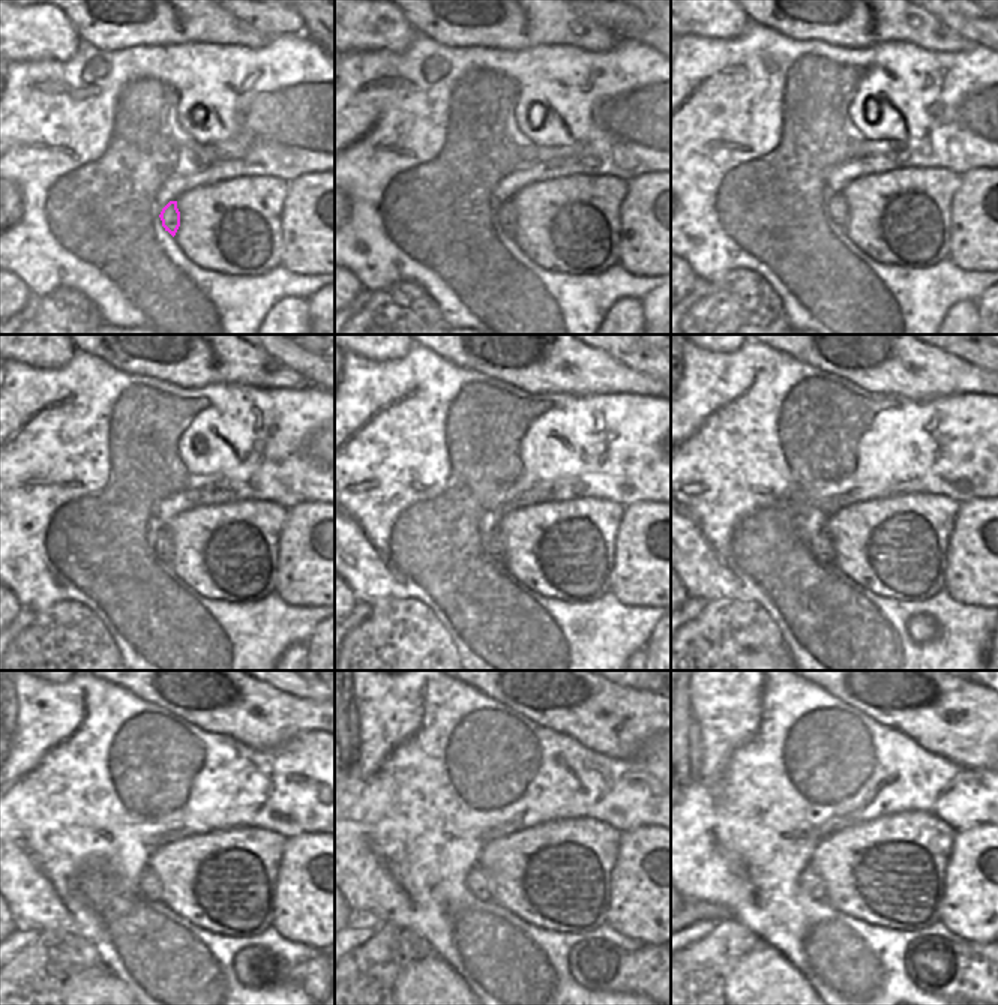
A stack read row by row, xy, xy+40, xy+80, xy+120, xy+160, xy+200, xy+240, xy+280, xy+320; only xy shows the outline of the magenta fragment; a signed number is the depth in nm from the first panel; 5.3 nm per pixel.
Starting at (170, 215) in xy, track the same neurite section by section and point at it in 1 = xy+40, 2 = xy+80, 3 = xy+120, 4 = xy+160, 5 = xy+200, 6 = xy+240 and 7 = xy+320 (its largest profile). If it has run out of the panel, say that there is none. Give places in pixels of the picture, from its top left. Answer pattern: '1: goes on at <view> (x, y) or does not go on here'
1: goes on at xy+40 (506, 215)
2: goes on at xy+80 (838, 210)
3: goes on at xy+120 (164, 546)
4: goes on at xy+160 (495, 545)
5: goes on at xy+200 (823, 546)
6: goes on at xy+240 (149, 882)
7: goes on at xy+320 (811, 884)

